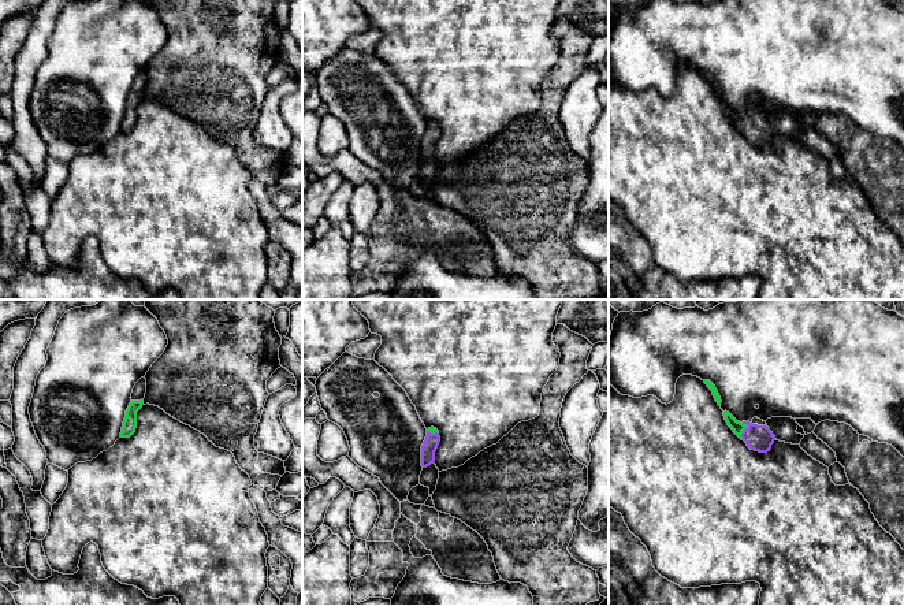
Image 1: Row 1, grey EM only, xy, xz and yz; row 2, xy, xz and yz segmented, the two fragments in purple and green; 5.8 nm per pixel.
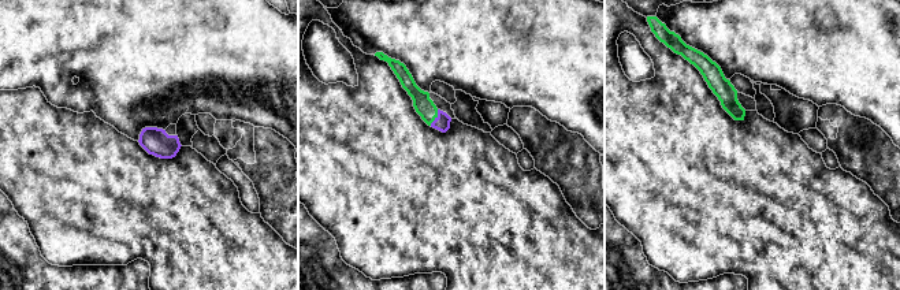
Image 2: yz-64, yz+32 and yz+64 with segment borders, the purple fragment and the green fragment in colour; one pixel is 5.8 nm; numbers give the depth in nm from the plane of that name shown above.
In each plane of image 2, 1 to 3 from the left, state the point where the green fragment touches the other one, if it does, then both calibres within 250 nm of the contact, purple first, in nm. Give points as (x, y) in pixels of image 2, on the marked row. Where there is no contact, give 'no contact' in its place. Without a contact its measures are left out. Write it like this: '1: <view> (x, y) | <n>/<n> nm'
1: no contact
2: yz+32 (435, 118) | 90/110 nm
3: no contact

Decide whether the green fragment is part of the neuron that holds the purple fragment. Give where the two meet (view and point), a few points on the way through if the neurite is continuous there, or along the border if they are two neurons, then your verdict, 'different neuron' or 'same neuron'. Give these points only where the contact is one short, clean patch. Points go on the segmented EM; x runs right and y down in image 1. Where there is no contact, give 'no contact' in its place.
yz (743, 431) | across yz (759, 438), (743, 431), (737, 427) | same neuron

